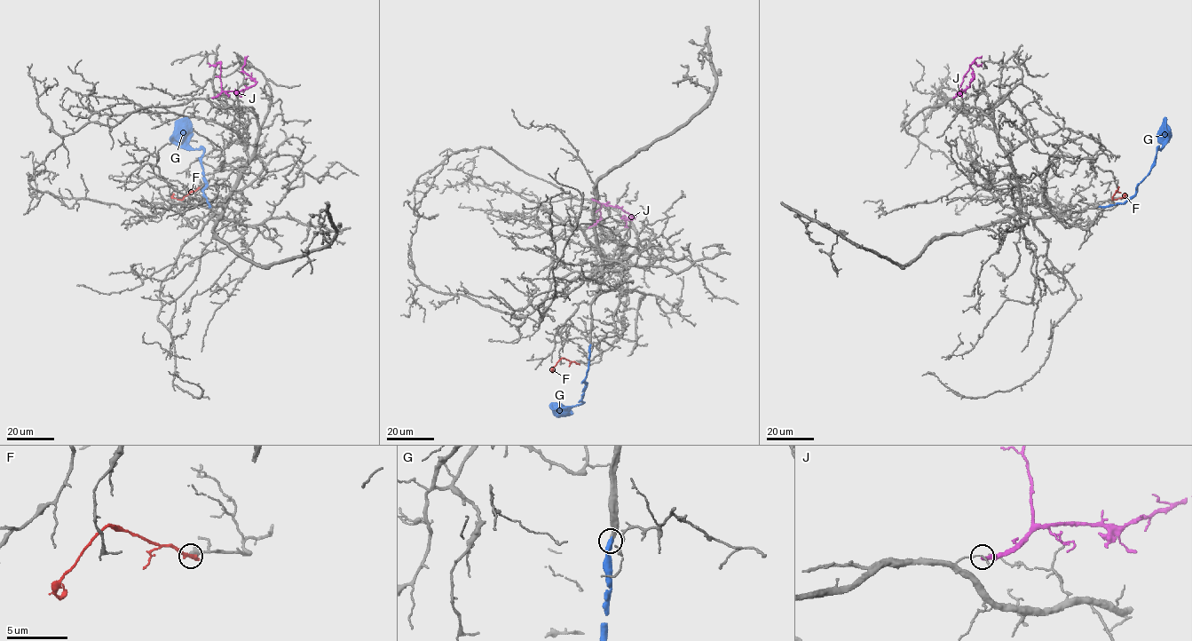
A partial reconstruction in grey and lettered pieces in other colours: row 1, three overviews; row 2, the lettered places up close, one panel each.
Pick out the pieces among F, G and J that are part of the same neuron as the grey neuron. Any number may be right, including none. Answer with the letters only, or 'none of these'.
G

